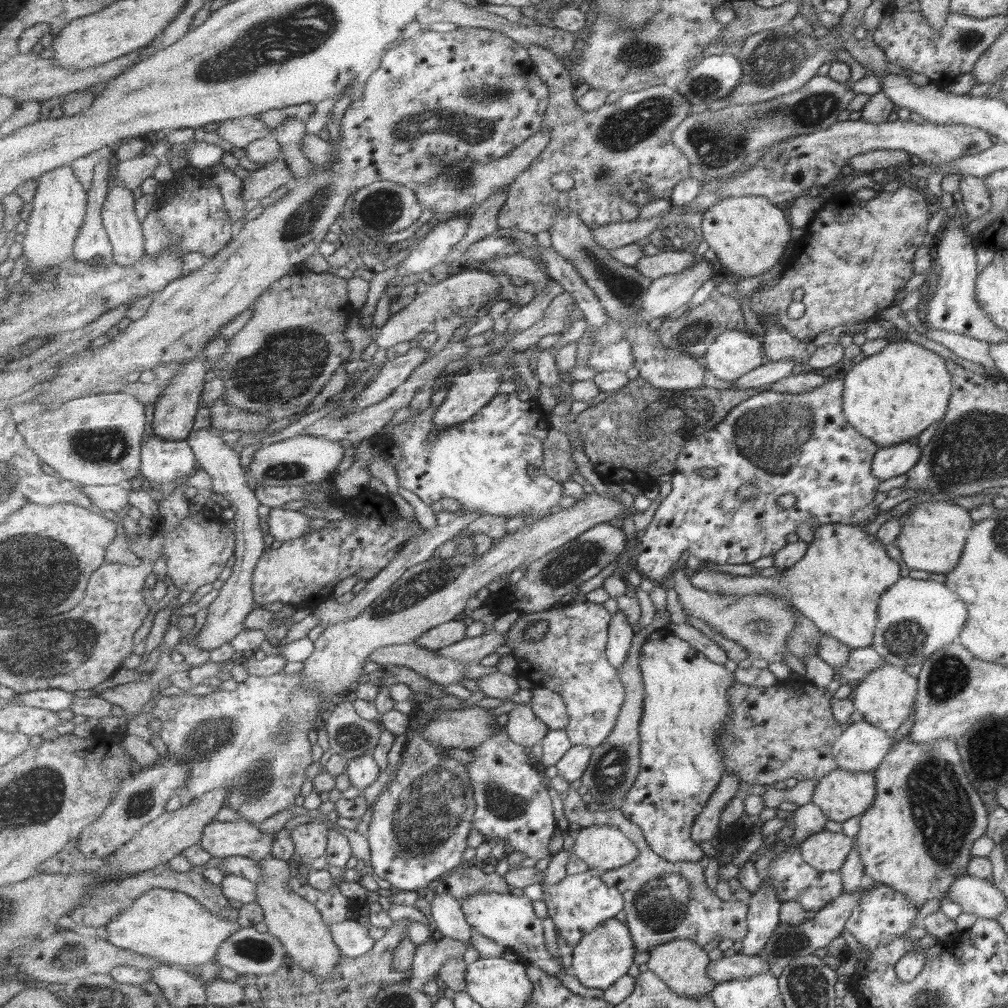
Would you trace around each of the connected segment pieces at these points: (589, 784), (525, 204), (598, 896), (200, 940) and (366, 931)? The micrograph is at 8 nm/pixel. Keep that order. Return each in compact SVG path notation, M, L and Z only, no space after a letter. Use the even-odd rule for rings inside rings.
M656 610L652 623L635 633L629 654L627 654L627 662L622 664L621 668L616 669L619 680L623 682L623 688L625 688L626 701L623 703L622 713L619 715L610 736L603 742L603 745L592 749L591 764L580 780L583 786L588 789L587 799L595 800L609 811L612 808L622 808L622 804L633 788L641 770L642 735L640 734L640 722L642 721L644 698L647 692L640 666L640 650L649 635L668 628L670 623L671 612L669 610Z
M533 45L528 48L536 66L536 73L546 82L550 90L550 103L545 113L543 130L551 131L549 147L531 164L527 172L523 172L517 182L510 186L509 197L499 213L499 224L505 229L518 229L533 235L554 227L557 216L563 210L575 212L582 222L592 231L598 226L617 222L632 222L641 214L641 206L631 204L619 195L619 185L625 178L637 176L644 183L645 192L653 196L653 200L670 200L675 186L691 176L691 162L673 141L673 133L687 117L693 114L693 104L677 89L654 85L646 88L629 90L614 103L607 103L597 110L583 110L573 97L575 83L571 80L569 70L548 47ZM558 172L565 172L575 182L572 190L559 191L553 188L551 178Z
M589 868L582 873L566 875L561 882L549 885L541 883L542 901L547 908L547 916L554 922L555 930L568 945L576 947L586 934L593 932L607 920L615 918L624 910L626 900L623 893L614 886L603 882L601 870Z
M168 888L148 891L105 925L108 932L106 939L111 944L156 958L163 964L199 966L217 963L219 945L241 930L238 920L231 922L228 918L221 918L183 892Z
M356 918L330 925L330 929L334 940L340 946L345 957L363 956L377 942L370 935L370 928L359 924Z

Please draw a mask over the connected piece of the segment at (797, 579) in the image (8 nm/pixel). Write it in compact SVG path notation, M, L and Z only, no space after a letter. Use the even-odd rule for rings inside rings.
M822 524L813 531L813 538L806 544L804 555L776 579L706 570L690 573L690 579L701 590L717 594L784 596L823 635L835 638L850 650L867 648L873 644L879 595L905 572L902 565L893 561L875 539L858 526Z

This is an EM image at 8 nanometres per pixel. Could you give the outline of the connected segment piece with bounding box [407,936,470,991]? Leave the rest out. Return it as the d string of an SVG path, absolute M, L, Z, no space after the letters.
M445 936L442 939L443 942L429 941L418 945L407 985L422 991L429 980L438 976L438 970L442 969L449 959L461 957L470 949L470 946L462 940Z

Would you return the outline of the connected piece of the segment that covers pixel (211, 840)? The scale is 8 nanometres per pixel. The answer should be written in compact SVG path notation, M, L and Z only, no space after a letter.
M246 818L231 822L213 821L206 826L202 848L214 857L247 857L262 861L270 857L275 834L263 833Z

